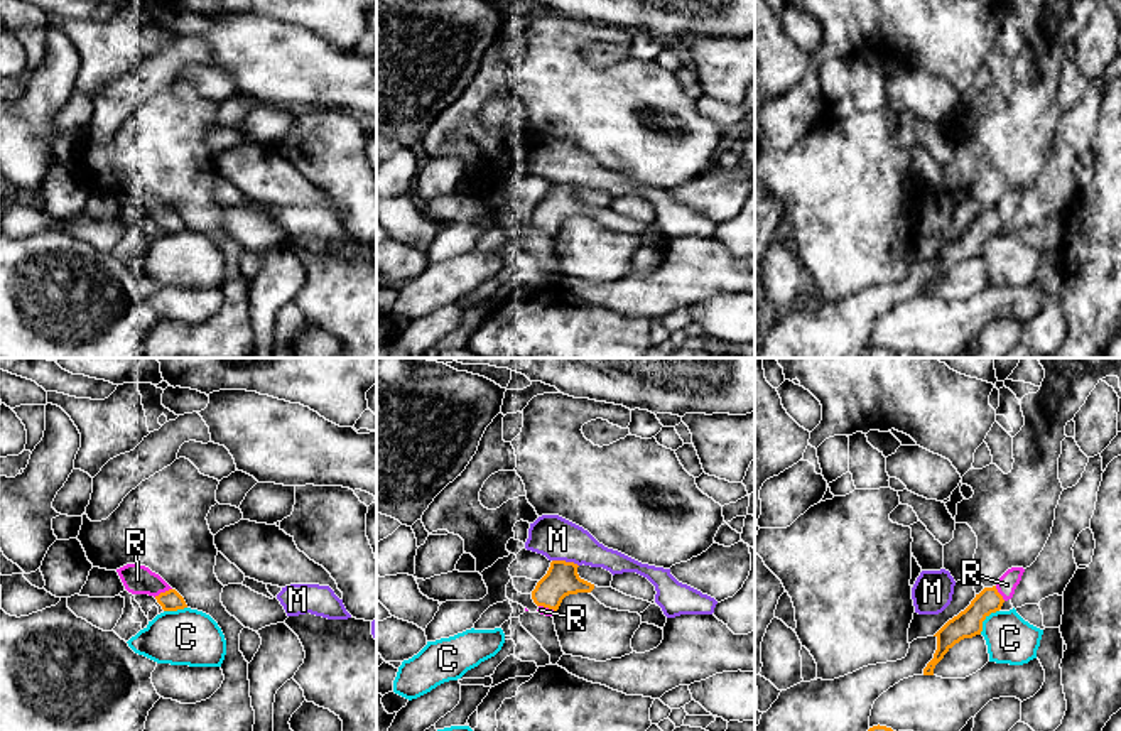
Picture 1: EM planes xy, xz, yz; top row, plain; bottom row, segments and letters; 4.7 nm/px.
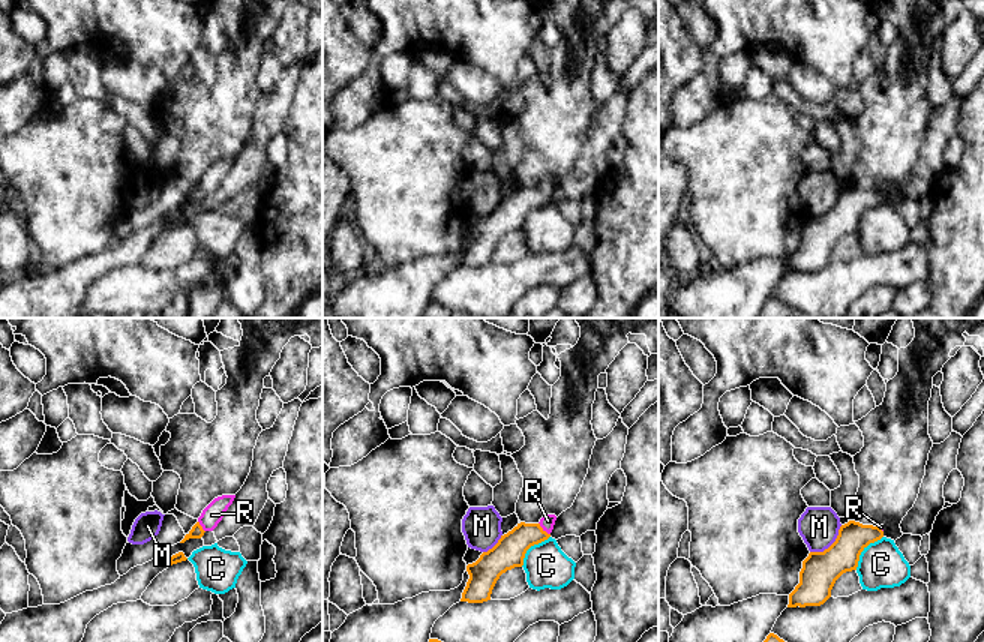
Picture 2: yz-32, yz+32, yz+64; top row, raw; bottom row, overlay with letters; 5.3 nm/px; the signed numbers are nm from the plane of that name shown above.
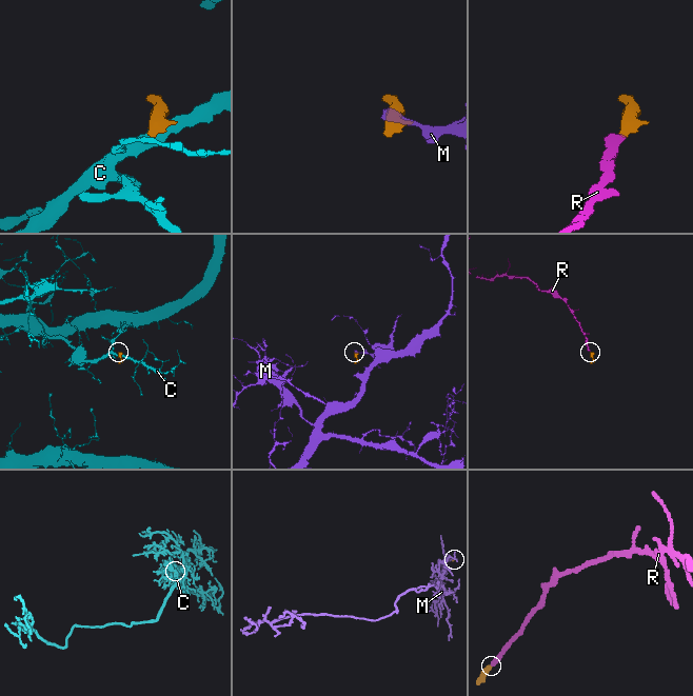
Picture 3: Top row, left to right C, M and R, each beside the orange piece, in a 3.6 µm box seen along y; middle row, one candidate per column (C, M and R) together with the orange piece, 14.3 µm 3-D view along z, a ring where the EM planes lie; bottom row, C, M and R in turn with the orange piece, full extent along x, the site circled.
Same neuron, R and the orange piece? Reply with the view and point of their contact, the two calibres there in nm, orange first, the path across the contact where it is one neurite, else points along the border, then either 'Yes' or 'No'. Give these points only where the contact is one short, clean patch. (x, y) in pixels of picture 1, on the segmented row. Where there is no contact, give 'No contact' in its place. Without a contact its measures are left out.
Touches orange at xy (162, 593). Thickness 100 nm (orange) against 140 nm. Yes

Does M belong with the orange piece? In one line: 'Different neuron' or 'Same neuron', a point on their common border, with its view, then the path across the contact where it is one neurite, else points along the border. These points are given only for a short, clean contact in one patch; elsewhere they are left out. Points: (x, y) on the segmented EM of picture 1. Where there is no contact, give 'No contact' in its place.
Different neuron. Touches orange at xz (566, 563). Boundary: xz (552, 559), (563, 559), (578, 566)

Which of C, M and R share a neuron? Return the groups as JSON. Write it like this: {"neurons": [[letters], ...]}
{"neurons": [["C"], ["M"], ["R"]]}

